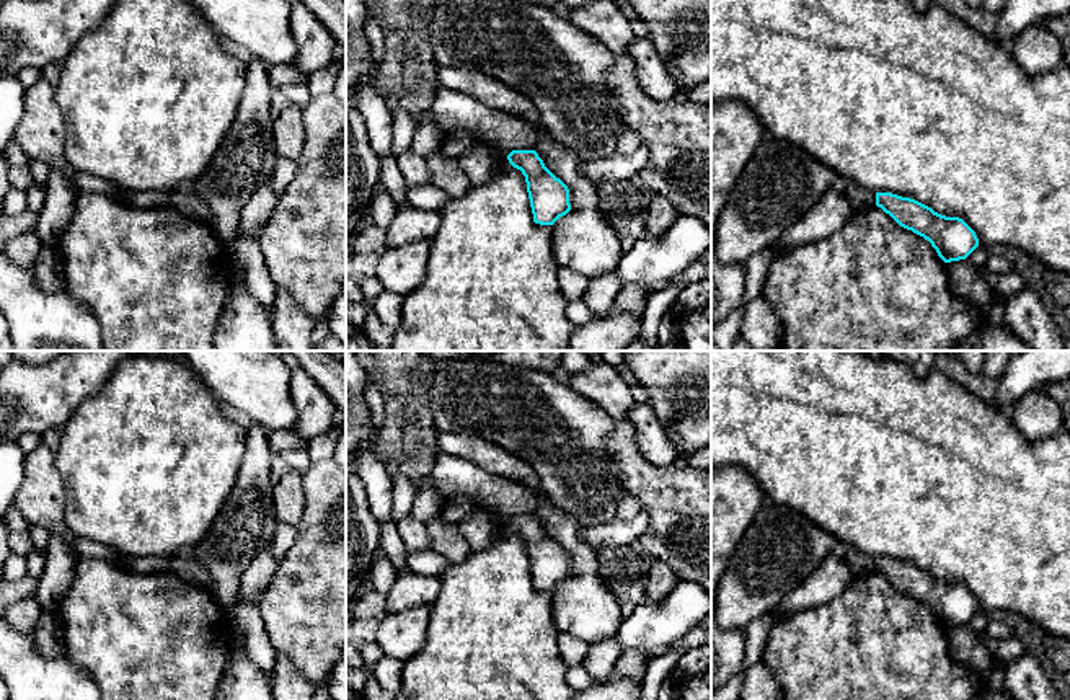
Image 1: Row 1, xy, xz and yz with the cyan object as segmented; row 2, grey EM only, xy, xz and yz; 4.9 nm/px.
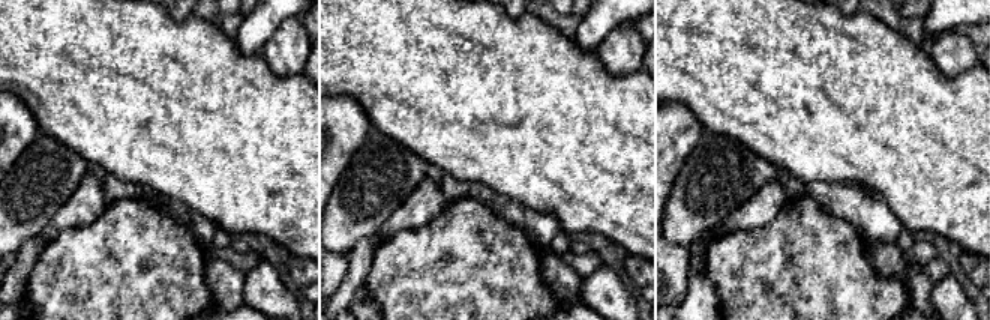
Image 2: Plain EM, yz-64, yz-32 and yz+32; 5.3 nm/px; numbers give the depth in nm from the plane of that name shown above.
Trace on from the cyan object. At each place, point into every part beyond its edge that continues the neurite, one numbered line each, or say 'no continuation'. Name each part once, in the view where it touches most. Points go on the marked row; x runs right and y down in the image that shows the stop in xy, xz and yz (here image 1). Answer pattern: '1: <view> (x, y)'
1: xz (454, 111)

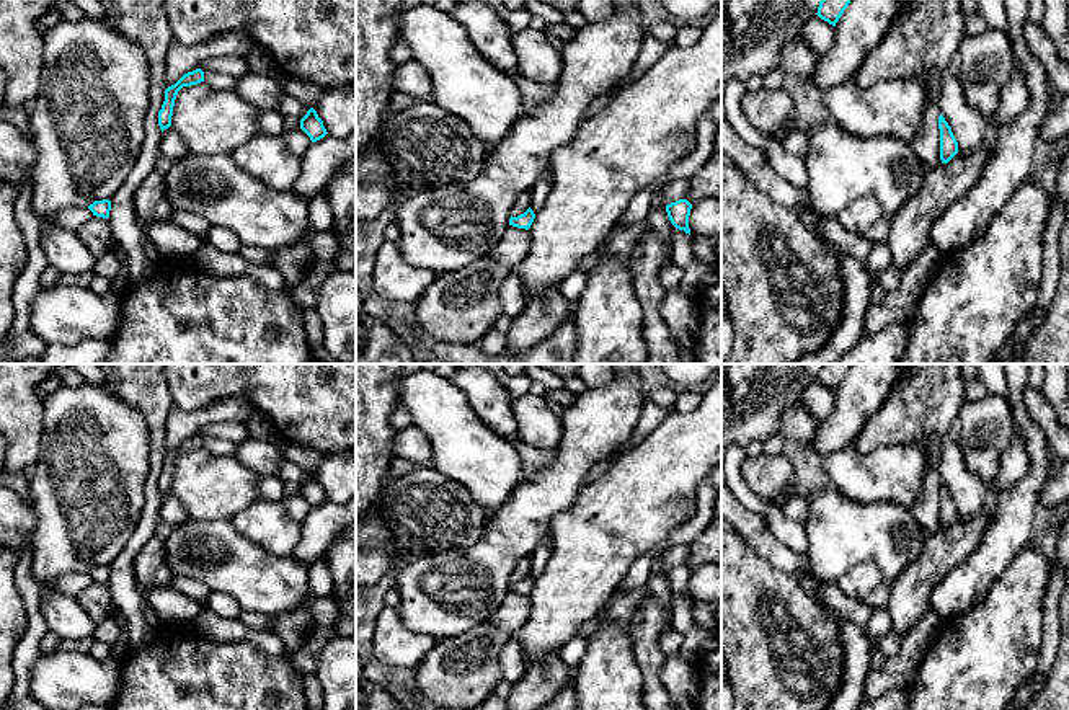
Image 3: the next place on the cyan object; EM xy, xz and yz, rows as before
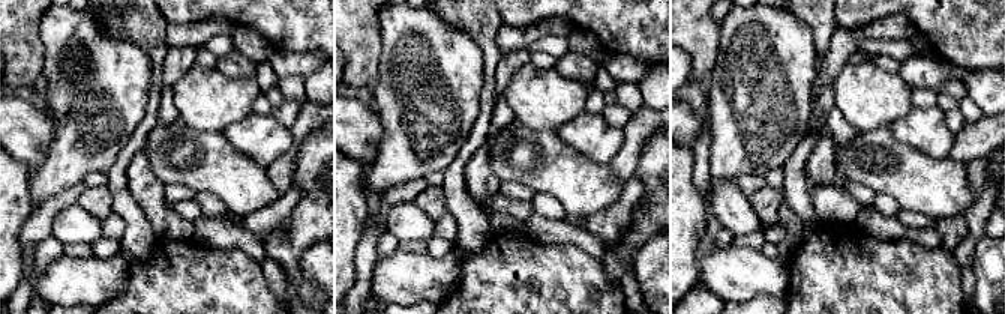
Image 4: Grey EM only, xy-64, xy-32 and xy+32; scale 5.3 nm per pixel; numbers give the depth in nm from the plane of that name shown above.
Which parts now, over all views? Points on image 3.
no continuation

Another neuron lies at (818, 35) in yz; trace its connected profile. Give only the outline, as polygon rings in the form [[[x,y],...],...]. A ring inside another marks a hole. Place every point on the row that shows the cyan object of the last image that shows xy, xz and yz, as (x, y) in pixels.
[[[818,15],[811,16],[803,26],[803,41],[816,54],[826,54],[834,42],[834,26],[821,20]]]

